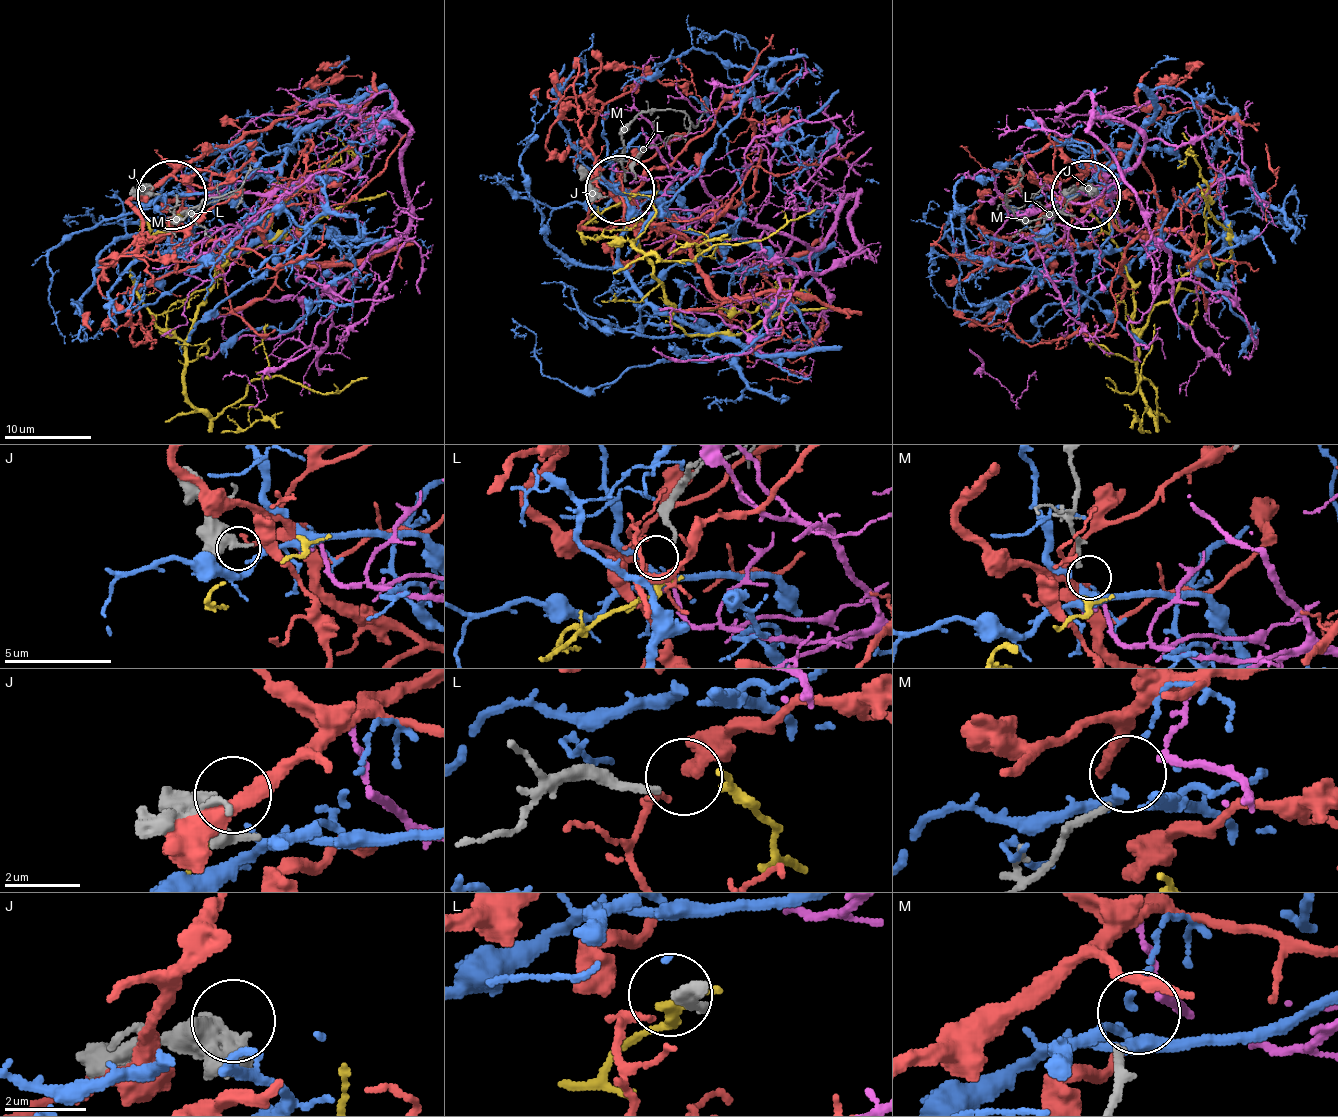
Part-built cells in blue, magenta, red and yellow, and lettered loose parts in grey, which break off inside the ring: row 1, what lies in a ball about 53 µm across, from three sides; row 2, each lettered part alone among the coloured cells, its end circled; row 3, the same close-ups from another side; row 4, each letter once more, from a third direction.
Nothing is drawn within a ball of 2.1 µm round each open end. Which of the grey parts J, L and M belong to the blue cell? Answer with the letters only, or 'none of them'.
none of them

